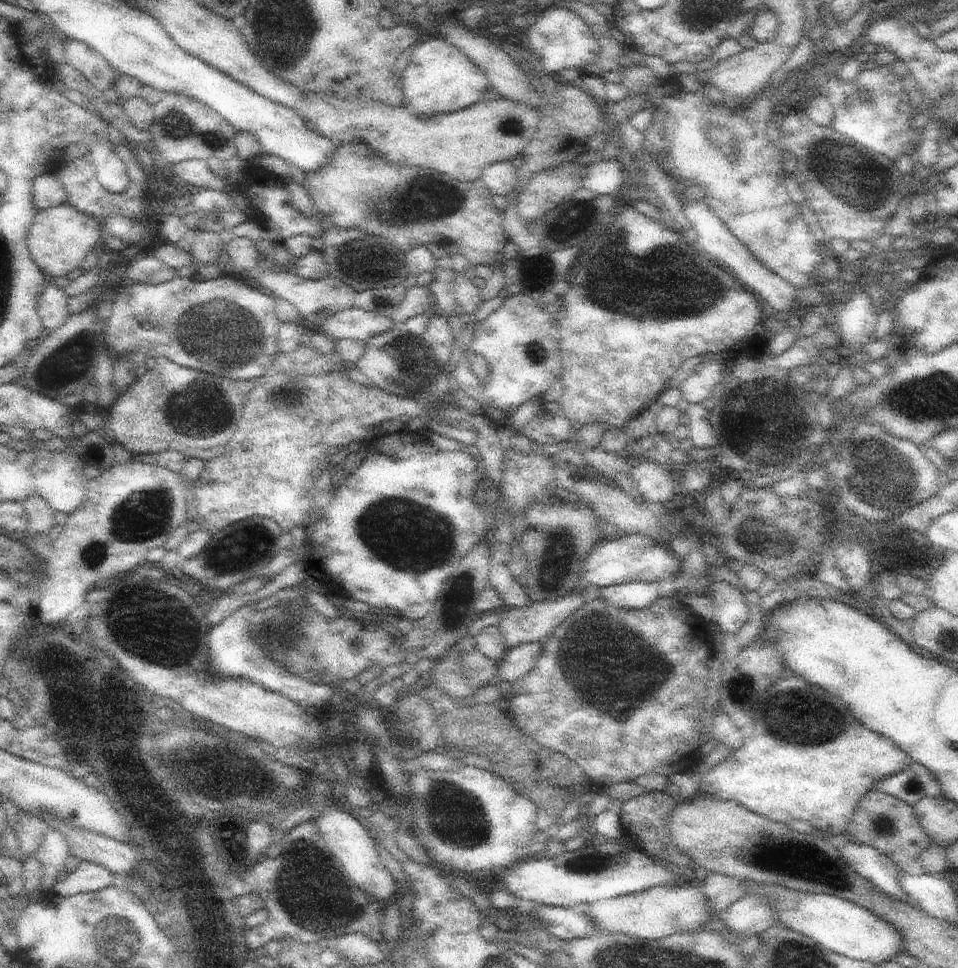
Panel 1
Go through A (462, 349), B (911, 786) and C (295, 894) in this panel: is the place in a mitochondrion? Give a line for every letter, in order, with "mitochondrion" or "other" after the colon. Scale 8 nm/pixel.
A: other
B: mitochondrion
C: mitochondrion

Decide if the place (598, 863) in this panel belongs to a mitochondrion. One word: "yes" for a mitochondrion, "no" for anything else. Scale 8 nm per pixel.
yes

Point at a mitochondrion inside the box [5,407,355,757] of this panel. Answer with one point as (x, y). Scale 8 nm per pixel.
(145, 515)

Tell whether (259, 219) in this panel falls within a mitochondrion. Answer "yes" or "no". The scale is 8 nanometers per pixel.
no

